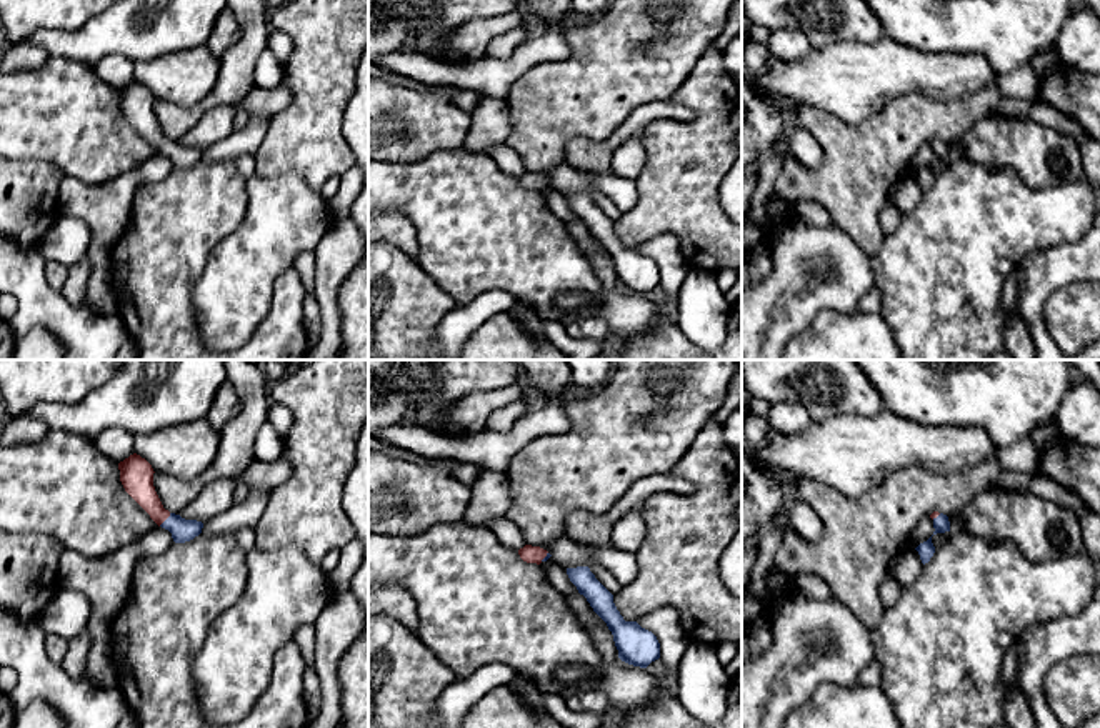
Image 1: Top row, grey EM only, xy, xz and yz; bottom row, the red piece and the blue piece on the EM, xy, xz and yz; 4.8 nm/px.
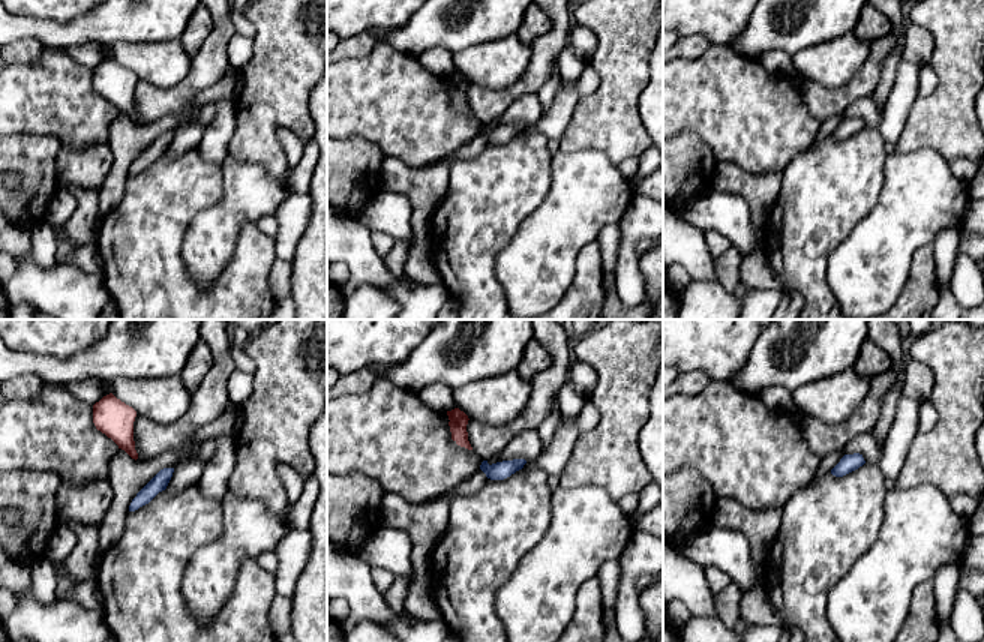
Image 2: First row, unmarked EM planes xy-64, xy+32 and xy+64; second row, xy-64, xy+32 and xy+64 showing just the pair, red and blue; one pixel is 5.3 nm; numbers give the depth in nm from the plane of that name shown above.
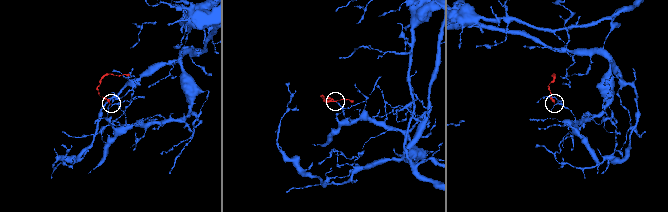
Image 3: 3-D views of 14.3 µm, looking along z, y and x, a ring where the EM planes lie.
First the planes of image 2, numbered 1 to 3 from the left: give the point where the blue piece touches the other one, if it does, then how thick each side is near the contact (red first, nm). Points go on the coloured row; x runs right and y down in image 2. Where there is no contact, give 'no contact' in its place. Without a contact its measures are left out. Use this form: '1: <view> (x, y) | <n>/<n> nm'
1: no contact
2: no contact
3: no contact

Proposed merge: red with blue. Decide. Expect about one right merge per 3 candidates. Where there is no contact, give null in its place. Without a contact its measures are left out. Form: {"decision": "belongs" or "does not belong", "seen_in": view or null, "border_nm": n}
{"decision": "belongs", "seen_in": "xy", "border_nm": 90}

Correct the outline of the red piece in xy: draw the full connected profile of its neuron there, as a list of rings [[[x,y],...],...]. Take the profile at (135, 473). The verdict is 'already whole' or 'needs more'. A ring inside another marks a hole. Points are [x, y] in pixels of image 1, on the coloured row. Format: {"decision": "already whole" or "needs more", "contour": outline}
{"decision": "needs more", "contour": [[[133,453],[118,463],[118,470],[125,491],[150,515],[158,526],[172,533],[175,543],[190,541],[202,533],[202,521],[185,520],[180,515],[170,513],[163,508],[153,486],[155,471],[145,458]]]}

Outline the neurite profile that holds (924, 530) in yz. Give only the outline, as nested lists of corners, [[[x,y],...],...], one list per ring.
[[[923,516],[913,530],[910,546],[917,548],[920,543],[927,541],[933,535],[933,531],[933,520],[930,516]]]

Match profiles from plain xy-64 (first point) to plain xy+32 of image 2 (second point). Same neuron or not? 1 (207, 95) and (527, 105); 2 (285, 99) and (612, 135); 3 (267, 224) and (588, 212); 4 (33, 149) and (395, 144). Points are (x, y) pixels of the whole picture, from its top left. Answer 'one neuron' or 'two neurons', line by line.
1: one neuron
2: one neuron
3: two neurons
4: two neurons

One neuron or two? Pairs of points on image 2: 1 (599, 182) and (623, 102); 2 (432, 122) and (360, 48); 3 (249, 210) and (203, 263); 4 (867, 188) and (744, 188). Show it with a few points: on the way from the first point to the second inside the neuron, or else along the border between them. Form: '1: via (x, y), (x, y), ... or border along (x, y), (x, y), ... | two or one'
1: border along (572, 152), (584, 149), (600, 150), (615, 165) | two
2: border along (378, 42), (365, 56), (342, 59) | two
3: via (236, 219), (206, 249) | one
4: border along (783, 173), (780, 191), (765, 221) | two

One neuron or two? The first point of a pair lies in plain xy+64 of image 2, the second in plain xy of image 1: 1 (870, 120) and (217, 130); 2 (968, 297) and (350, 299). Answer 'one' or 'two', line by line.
1: one
2: two

